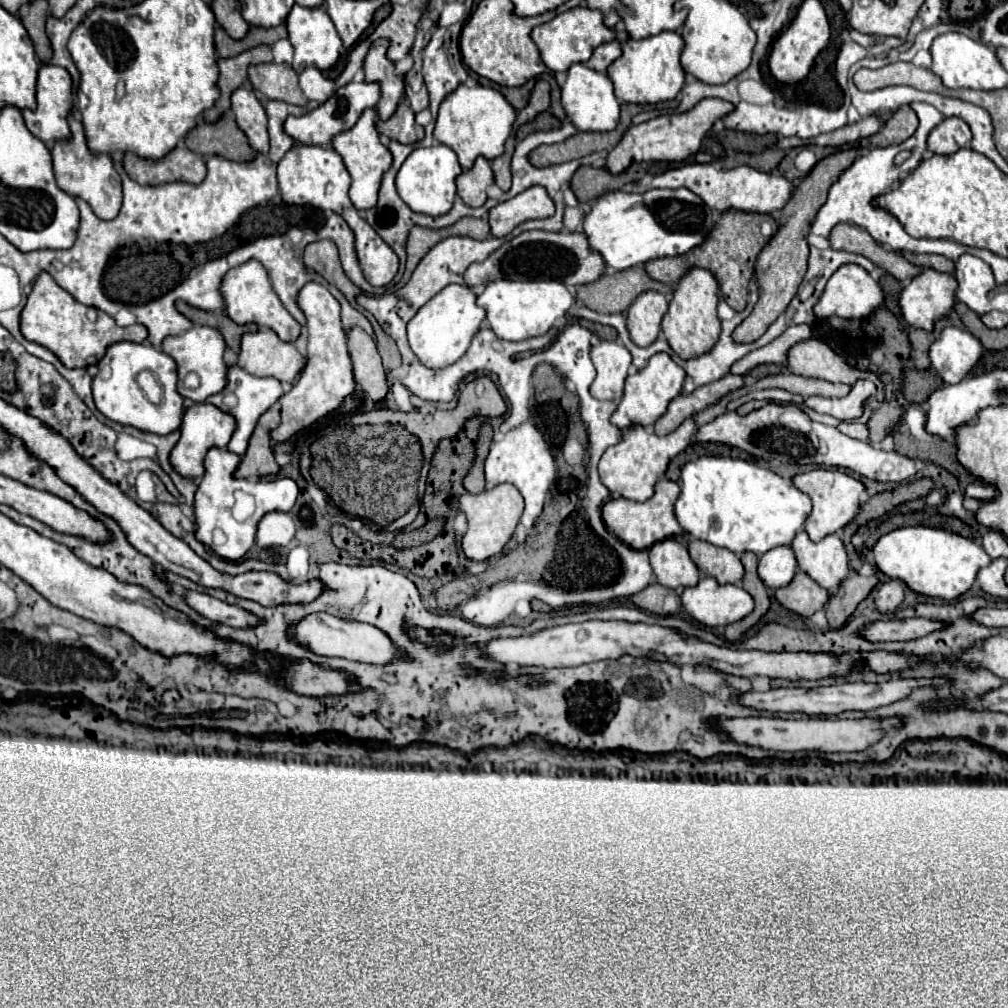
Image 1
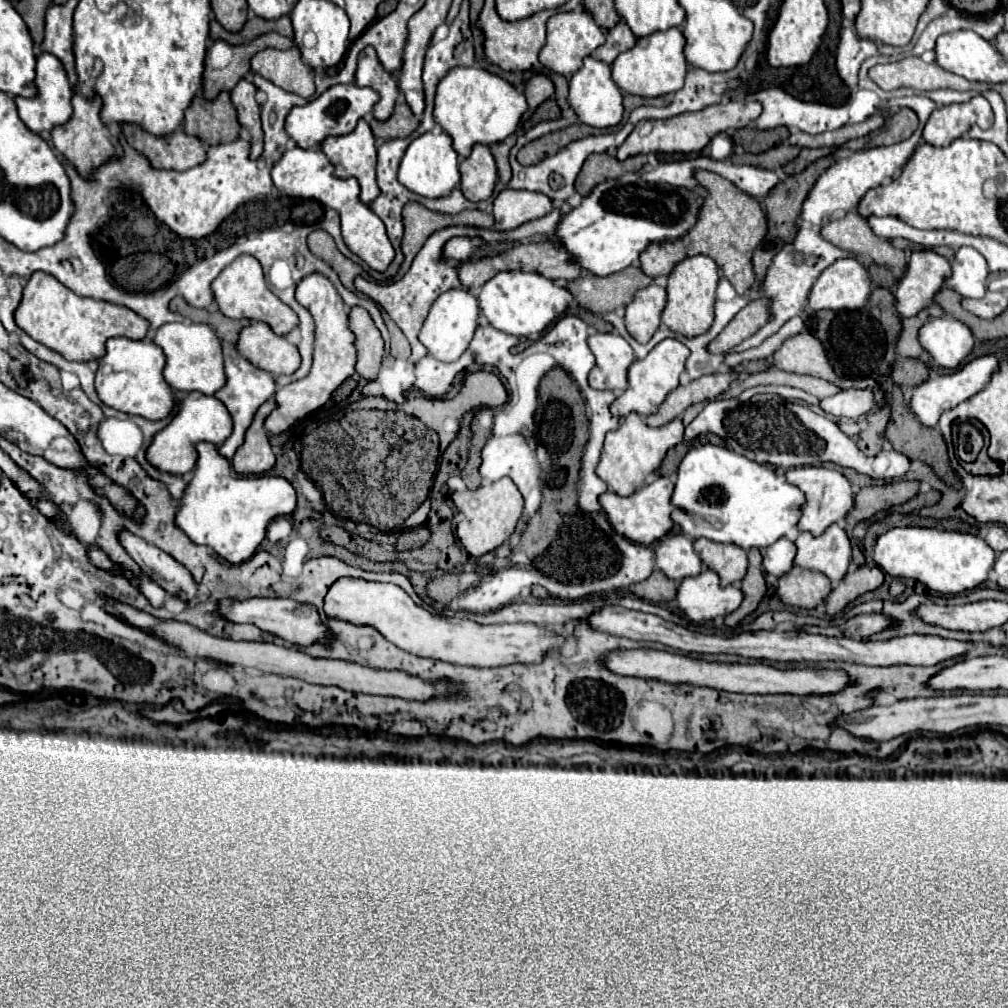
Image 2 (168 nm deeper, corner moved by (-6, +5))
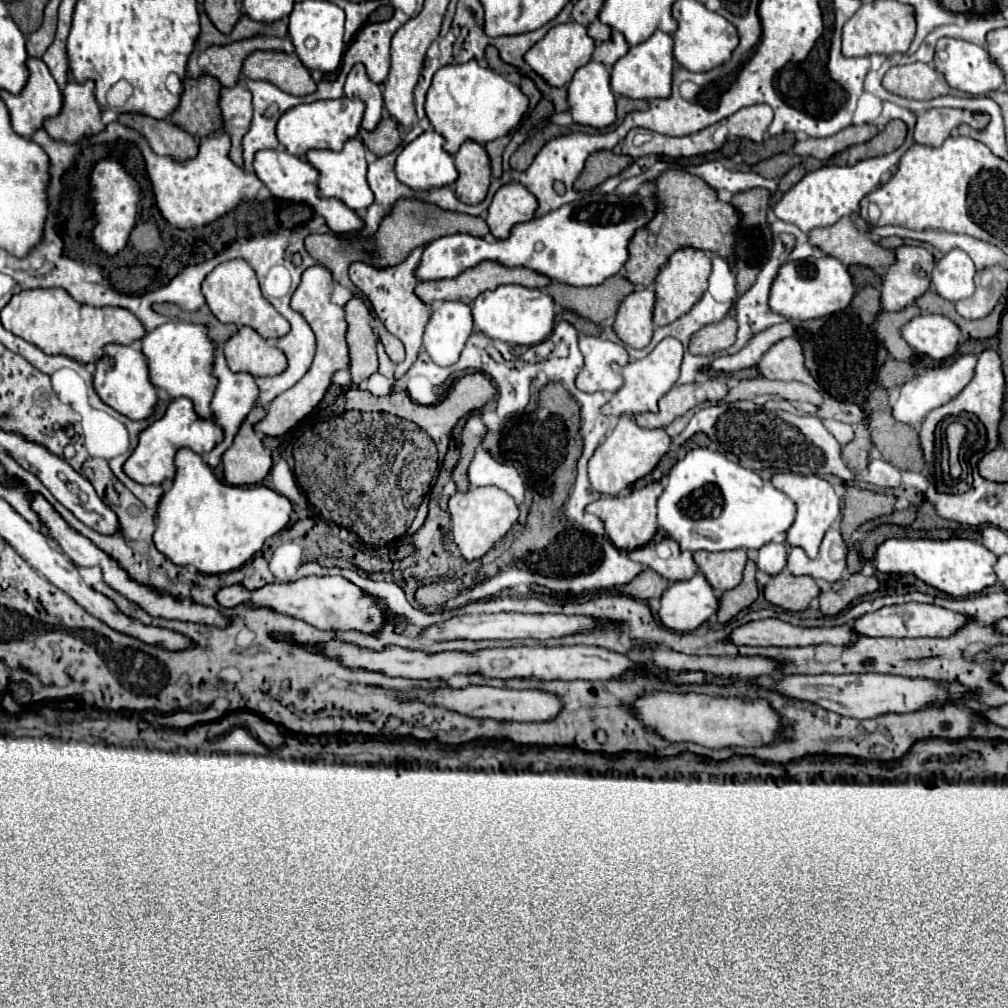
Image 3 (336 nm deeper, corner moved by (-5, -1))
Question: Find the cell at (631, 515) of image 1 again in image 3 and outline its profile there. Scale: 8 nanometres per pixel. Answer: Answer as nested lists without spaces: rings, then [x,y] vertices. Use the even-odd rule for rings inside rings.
[[[650,482],[640,490],[632,490],[628,496],[606,496],[586,506],[590,514],[596,514],[606,528],[606,536],[612,540],[612,544],[620,550],[634,550],[636,546],[644,546],[652,540],[652,536],[658,530],[656,524],[656,500],[662,494],[660,482]]]

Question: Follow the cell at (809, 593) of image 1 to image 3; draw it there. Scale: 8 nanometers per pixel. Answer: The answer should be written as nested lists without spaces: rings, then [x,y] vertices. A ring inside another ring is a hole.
[[[788,570],[772,576],[764,586],[764,598],[784,610],[806,610],[808,604],[820,594],[820,588],[810,576],[794,576]]]

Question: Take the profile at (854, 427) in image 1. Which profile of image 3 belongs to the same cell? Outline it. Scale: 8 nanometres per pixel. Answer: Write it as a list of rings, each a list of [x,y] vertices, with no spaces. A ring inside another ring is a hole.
[[[834,418],[822,420],[822,424],[828,428],[828,432],[830,432],[840,444],[848,444],[848,442],[854,438],[854,430],[852,430],[850,424],[844,424],[844,422],[834,420]]]

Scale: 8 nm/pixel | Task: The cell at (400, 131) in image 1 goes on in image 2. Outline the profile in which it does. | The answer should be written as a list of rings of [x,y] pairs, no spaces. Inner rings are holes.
[[[397,104],[389,120],[379,122],[377,118],[369,118],[369,126],[377,138],[407,138],[419,126],[419,120],[407,104]]]

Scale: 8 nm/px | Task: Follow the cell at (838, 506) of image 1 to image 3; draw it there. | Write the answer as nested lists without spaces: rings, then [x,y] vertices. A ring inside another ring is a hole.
[[[782,470],[772,476],[772,484],[774,484],[774,488],[778,488],[786,496],[790,496],[796,504],[796,518],[794,518],[794,524],[786,532],[786,542],[790,546],[802,548],[810,558],[816,558],[818,546],[820,546],[826,530],[840,516],[840,498],[834,494],[832,486],[826,480],[822,480],[820,476],[802,476],[802,474]]]

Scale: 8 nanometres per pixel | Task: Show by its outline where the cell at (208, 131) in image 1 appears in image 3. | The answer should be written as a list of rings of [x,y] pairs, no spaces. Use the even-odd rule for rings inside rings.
[[[202,74],[198,78],[184,78],[184,92],[178,108],[172,112],[172,124],[188,130],[194,138],[204,138],[220,128],[220,82]]]

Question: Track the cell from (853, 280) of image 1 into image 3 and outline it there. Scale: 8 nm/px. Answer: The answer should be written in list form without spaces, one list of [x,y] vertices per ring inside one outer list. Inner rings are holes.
[[[810,256],[806,260],[792,260],[780,266],[778,276],[774,278],[770,288],[768,308],[788,320],[810,320],[844,310],[852,302],[852,298],[854,284],[852,276],[848,274],[848,268],[832,256]]]

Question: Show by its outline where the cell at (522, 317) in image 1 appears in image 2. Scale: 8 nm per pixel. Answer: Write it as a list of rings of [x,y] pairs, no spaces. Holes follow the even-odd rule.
[[[499,272],[487,280],[479,294],[479,308],[487,316],[489,324],[501,332],[513,336],[531,336],[547,330],[571,304],[573,294],[565,286],[557,286],[553,280],[537,272]]]

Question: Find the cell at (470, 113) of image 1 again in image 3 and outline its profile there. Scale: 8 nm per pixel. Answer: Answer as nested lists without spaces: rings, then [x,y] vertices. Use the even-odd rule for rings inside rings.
[[[476,60],[466,64],[450,64],[440,68],[432,86],[426,94],[426,116],[430,118],[436,132],[444,136],[444,150],[448,154],[456,154],[456,150],[472,138],[474,142],[486,144],[500,136],[506,136],[522,118],[528,108],[528,98],[522,90],[498,72],[490,68],[482,68]]]

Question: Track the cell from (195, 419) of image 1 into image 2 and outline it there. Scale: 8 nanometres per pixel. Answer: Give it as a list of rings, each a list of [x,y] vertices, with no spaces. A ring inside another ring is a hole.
[[[191,392],[181,402],[179,414],[171,420],[171,424],[155,434],[155,440],[147,450],[147,460],[153,466],[157,466],[159,470],[183,476],[183,474],[191,472],[197,464],[195,446],[199,442],[211,442],[215,446],[221,446],[229,438],[229,432],[233,432],[233,420],[231,420],[229,412],[225,412],[225,406],[215,396],[205,396],[201,392]]]

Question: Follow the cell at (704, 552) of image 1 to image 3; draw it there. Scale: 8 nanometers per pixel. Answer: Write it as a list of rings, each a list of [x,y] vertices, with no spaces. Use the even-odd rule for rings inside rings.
[[[742,548],[730,552],[694,552],[694,562],[716,592],[732,590],[740,584],[746,560],[748,556]]]

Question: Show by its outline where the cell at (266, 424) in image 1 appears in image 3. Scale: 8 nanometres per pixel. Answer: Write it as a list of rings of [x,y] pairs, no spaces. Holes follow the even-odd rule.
[[[254,406],[242,422],[232,446],[222,456],[224,480],[234,486],[258,484],[266,478],[272,458],[270,450],[264,448],[262,440],[254,432],[254,424],[266,416],[264,408]]]

